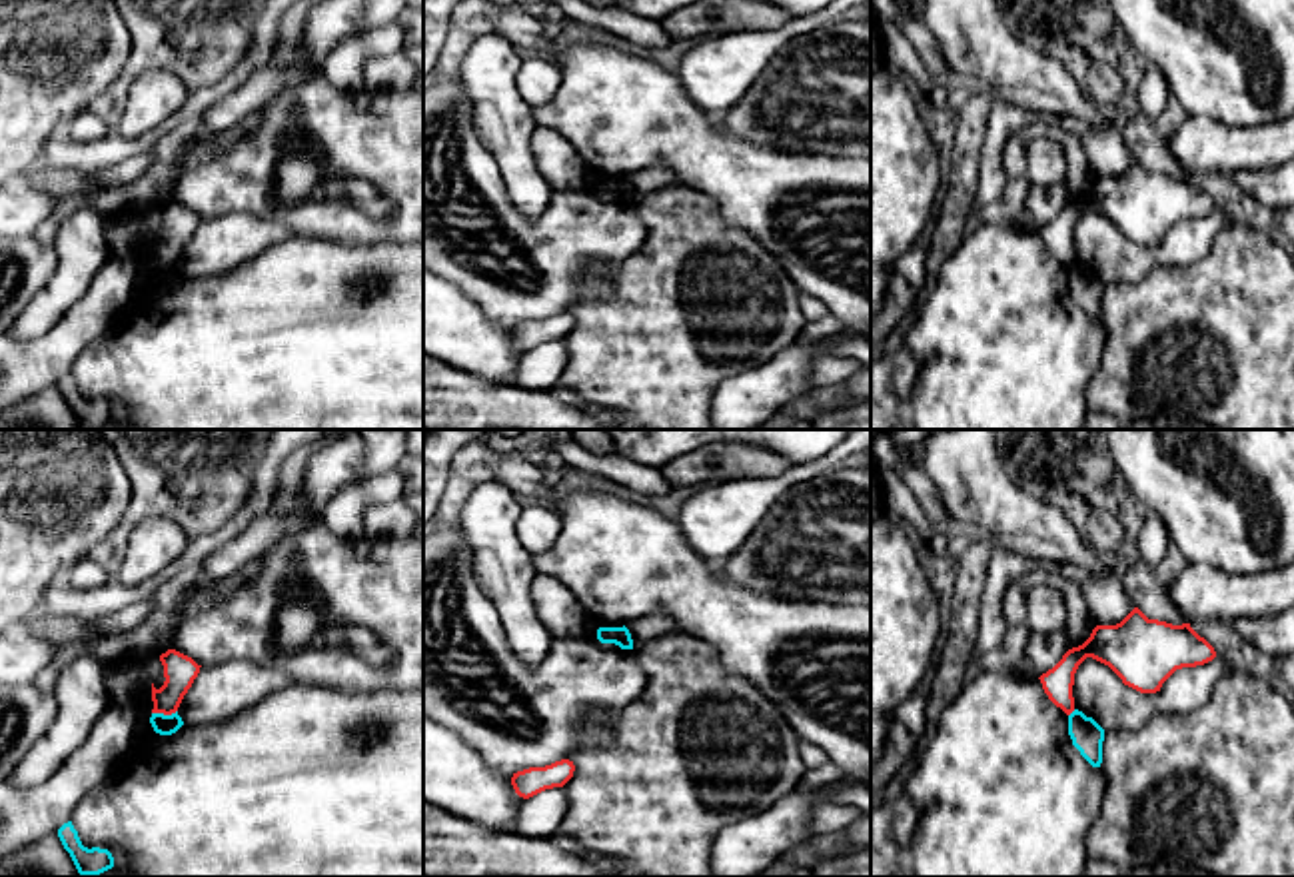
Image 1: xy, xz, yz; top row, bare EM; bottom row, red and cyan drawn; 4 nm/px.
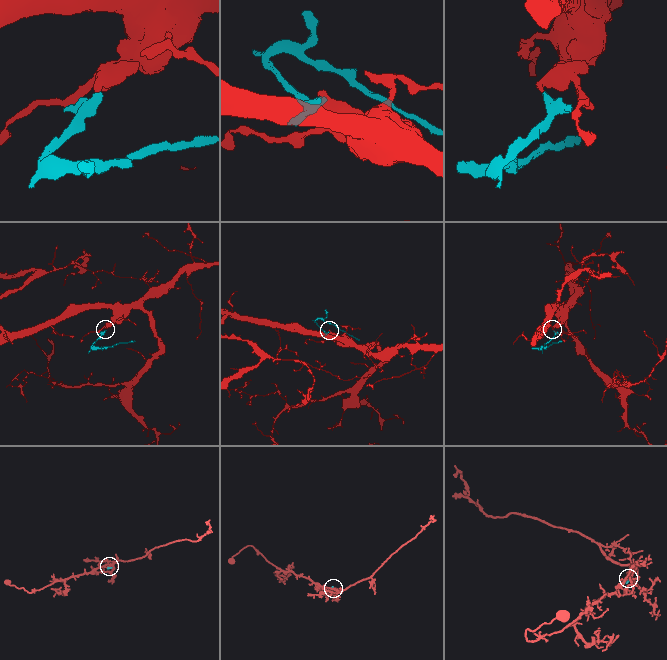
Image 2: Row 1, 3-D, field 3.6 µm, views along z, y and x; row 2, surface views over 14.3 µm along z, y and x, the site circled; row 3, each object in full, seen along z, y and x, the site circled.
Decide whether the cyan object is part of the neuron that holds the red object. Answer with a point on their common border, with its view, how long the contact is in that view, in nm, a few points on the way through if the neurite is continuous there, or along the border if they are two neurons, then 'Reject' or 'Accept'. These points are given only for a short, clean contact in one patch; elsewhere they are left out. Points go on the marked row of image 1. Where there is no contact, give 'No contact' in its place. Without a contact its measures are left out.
Touches red at xy (164, 714). Shared border 110 nm. Boundary: xy (176, 710), (152, 714). Reject

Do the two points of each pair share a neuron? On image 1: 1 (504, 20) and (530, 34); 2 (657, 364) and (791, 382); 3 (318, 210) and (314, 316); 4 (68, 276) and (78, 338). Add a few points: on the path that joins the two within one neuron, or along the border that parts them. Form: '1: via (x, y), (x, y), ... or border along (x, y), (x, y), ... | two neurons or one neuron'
1: via (510, 22), (524, 30) | one neuron
2: border along (777, 352), (729, 376), (709, 408) | two neurons
3: border along (292, 234), (362, 246) | two neurons
4: border along (100, 268), (86, 292), (38, 338) | two neurons

